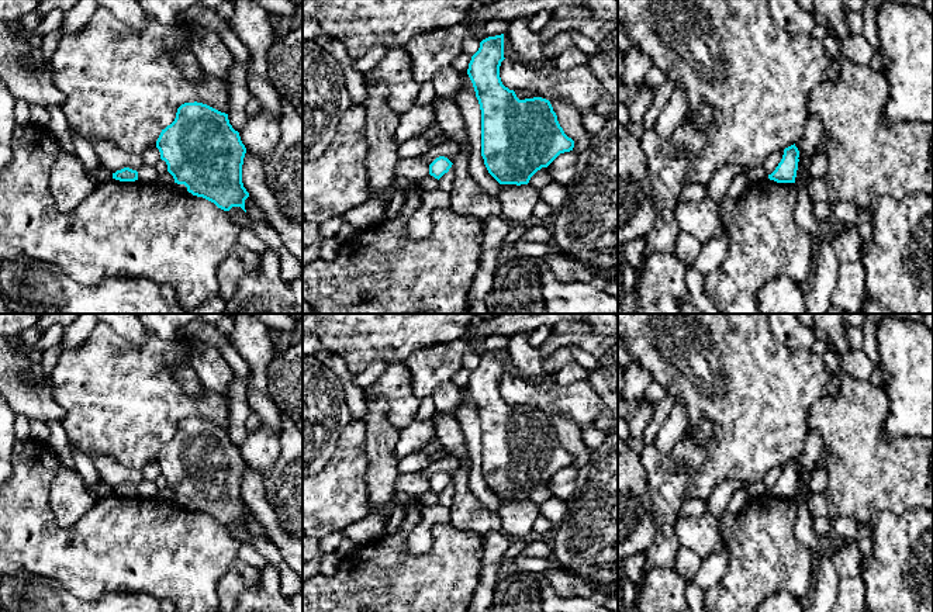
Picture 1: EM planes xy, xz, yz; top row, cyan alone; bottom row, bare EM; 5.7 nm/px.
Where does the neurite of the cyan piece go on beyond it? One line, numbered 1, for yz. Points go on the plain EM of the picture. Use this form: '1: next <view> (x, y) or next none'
1: next none

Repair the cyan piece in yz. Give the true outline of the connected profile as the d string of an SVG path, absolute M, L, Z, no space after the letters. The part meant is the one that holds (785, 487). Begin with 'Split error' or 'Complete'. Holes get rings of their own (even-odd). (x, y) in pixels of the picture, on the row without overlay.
Complete. M794 460L784 464L784 470L775 485L768 490L770 495L777 498L795 498L798 477L799 477L799 466Z

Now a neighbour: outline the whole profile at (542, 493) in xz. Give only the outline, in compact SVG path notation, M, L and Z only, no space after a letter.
M542 483L540 485L538 485L529 495L529 499L536 504L536 505L542 505L545 501L547 501L552 497L552 492L549 490L549 484L547 483Z

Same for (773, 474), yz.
M780 464L767 471L767 474L763 478L763 483L767 485L768 490L771 490L775 485L775 483L782 474L782 470L784 470L784 464Z

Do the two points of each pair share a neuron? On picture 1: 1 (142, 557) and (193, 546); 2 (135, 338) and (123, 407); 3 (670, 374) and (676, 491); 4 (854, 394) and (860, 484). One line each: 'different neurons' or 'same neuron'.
1: same neuron
2: different neurons
3: different neurons
4: same neuron

